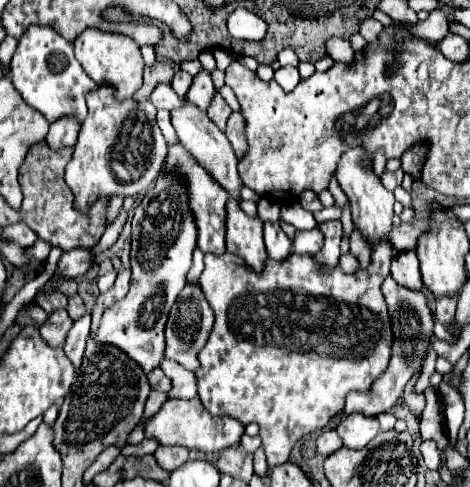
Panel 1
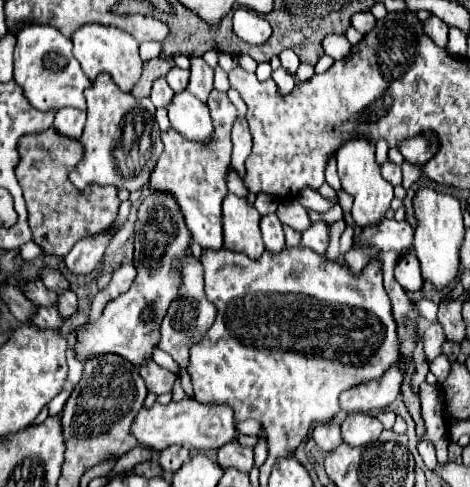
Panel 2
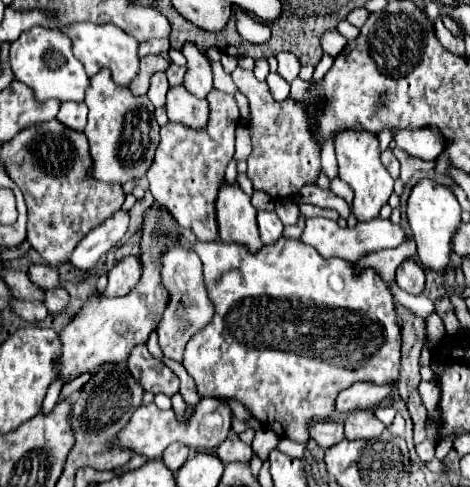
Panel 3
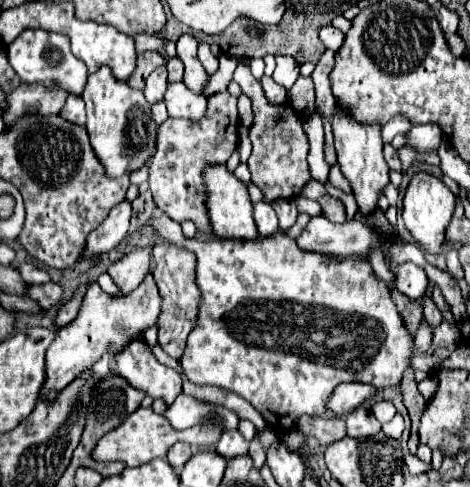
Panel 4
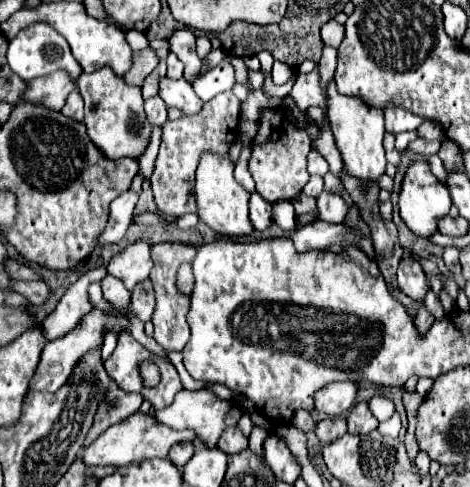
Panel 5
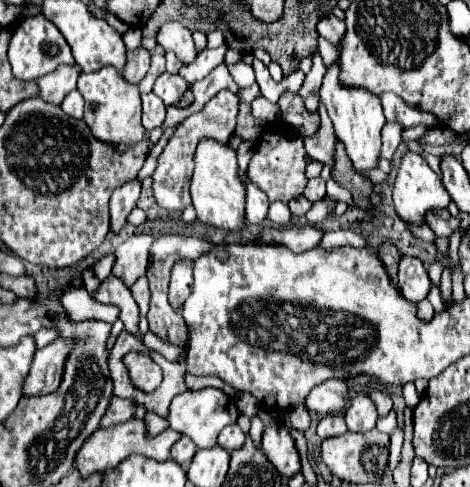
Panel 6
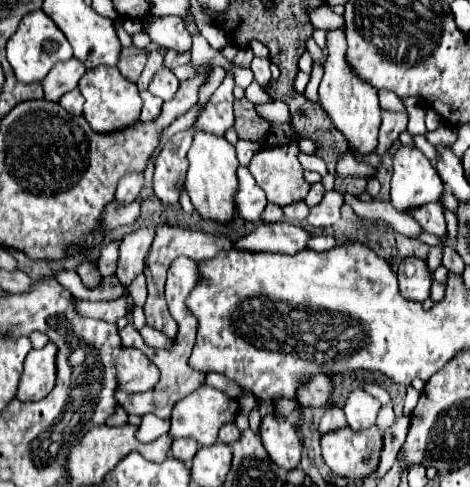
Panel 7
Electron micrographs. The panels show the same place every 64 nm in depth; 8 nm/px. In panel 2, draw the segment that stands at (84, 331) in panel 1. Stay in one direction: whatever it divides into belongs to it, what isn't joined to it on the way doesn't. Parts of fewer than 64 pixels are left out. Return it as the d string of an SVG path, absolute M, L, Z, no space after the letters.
M76 328L68 334L67 342L66 358L69 368L67 381L71 384L76 384L81 379L84 364L81 360L78 360L74 352L74 344L76 343Z

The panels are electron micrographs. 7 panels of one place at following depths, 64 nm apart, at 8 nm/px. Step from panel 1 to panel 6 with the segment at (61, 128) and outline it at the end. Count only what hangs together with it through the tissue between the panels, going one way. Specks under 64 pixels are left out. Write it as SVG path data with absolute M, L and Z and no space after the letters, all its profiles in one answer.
M78 90L70 92L64 102L62 102L62 110L72 116L72 118L82 118L82 112L84 112L84 98L80 96Z

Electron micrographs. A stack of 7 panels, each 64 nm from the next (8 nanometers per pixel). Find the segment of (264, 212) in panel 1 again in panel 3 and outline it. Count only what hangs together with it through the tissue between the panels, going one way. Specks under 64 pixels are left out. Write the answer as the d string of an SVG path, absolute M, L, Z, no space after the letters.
M254 190L254 194L252 194L252 204L254 204L258 210L274 210L272 198L270 198L268 194L264 194L262 190Z

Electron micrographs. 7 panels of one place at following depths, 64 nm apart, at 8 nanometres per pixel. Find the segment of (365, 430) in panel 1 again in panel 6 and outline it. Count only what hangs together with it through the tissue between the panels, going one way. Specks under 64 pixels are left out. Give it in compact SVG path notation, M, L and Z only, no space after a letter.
M356 394L346 412L344 412L346 424L350 432L366 432L372 430L376 426L378 420L378 412L376 412L376 404L372 404L372 400L368 398L368 394Z

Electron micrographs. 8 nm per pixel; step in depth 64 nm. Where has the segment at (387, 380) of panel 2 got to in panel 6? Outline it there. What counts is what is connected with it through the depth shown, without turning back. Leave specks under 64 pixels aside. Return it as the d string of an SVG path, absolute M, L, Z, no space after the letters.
M326 380L324 384L312 388L304 404L308 410L318 414L340 412L348 404L348 386L342 380Z

